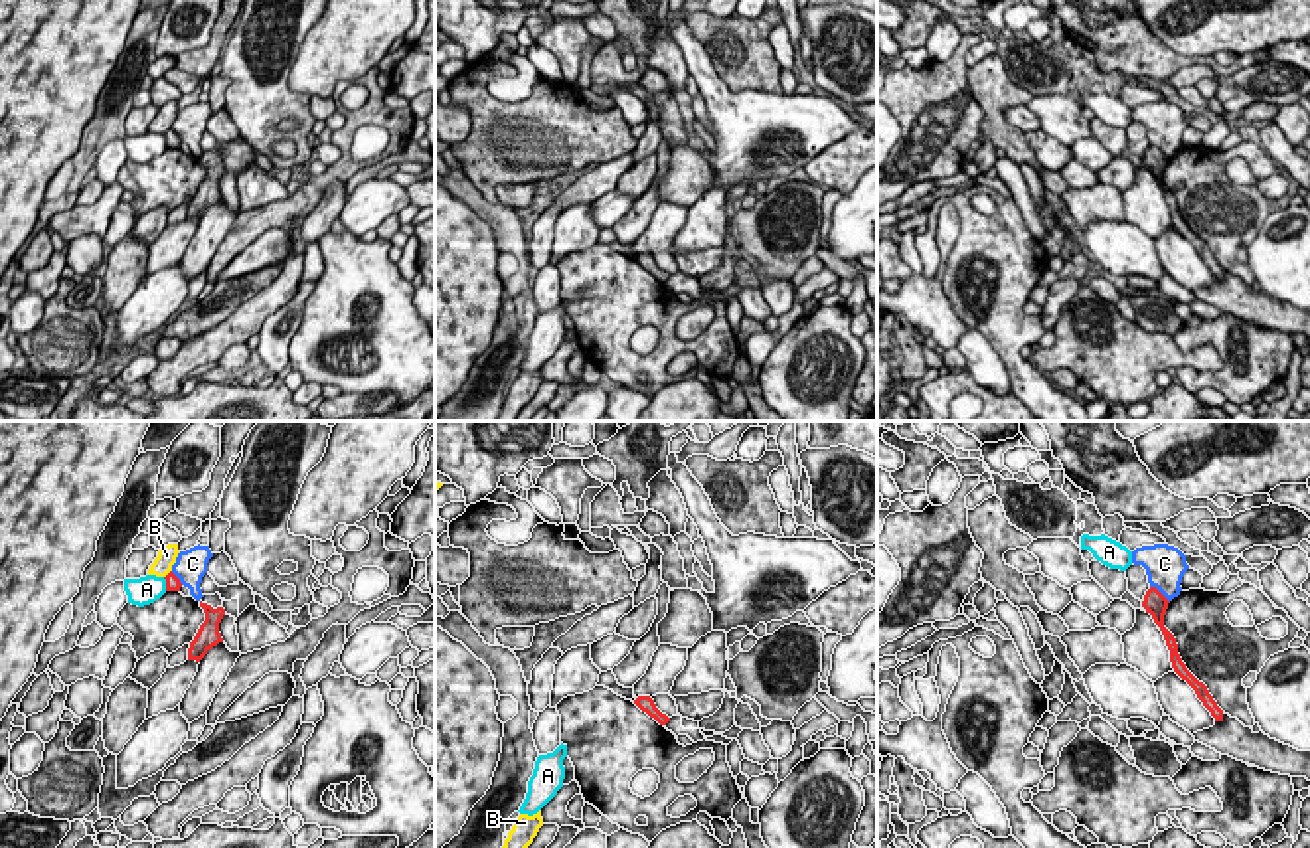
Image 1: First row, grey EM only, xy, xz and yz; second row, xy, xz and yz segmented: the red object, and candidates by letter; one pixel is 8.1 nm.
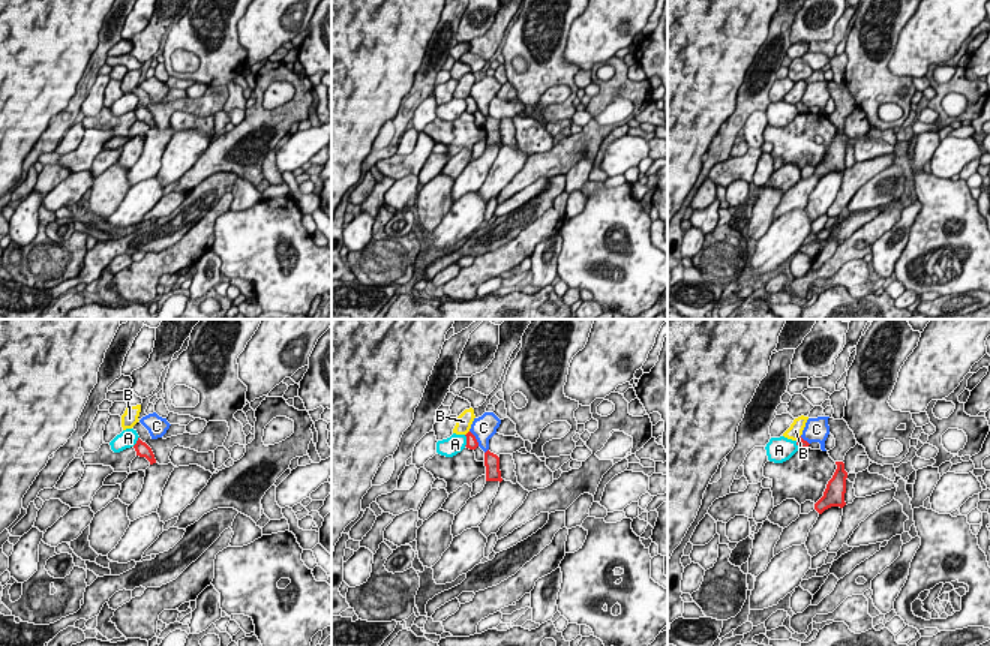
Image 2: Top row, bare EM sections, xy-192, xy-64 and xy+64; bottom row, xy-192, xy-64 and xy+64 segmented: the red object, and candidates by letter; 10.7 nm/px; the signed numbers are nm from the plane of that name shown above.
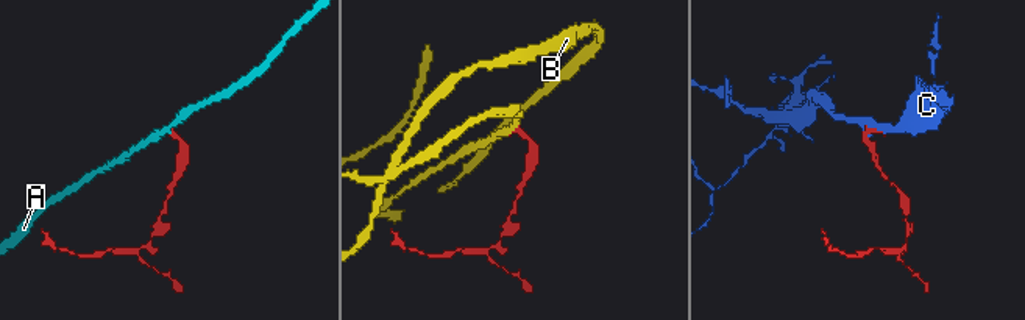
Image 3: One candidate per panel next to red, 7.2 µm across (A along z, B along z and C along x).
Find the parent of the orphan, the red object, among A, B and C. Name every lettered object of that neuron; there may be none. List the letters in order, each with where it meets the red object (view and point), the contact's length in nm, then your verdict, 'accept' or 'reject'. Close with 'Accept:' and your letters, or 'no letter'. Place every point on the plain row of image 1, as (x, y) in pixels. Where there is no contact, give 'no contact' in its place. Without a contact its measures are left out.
A: meets red in xy at (166, 141); contact 120 nm long; reject
B: meets red in xy at (168, 131); contact 100 nm long; reject
C: meets red in yz at (1160, 151); contact 200 nm long; reject
Accept: no letter

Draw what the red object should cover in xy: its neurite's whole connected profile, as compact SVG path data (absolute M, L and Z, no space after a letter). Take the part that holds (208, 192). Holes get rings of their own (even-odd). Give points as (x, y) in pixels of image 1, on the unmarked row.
M219 150L204 152L200 156L200 164L205 170L205 178L200 182L188 206L188 217L196 217L196 219L200 219L213 204L223 200L219 190L219 180L225 172L221 152Z

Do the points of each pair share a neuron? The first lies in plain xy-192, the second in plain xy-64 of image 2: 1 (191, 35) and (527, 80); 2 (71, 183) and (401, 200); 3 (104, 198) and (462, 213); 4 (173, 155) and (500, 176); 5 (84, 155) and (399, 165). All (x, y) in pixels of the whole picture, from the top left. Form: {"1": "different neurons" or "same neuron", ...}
{"1": "same neuron", "2": "same neuron", "3": "different neurons", "4": "same neuron", "5": "same neuron"}

